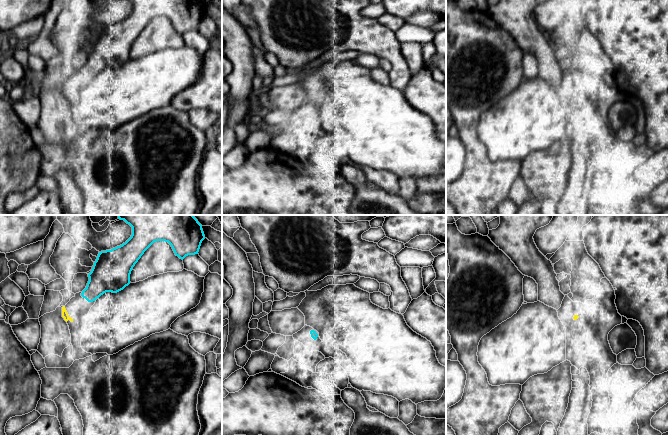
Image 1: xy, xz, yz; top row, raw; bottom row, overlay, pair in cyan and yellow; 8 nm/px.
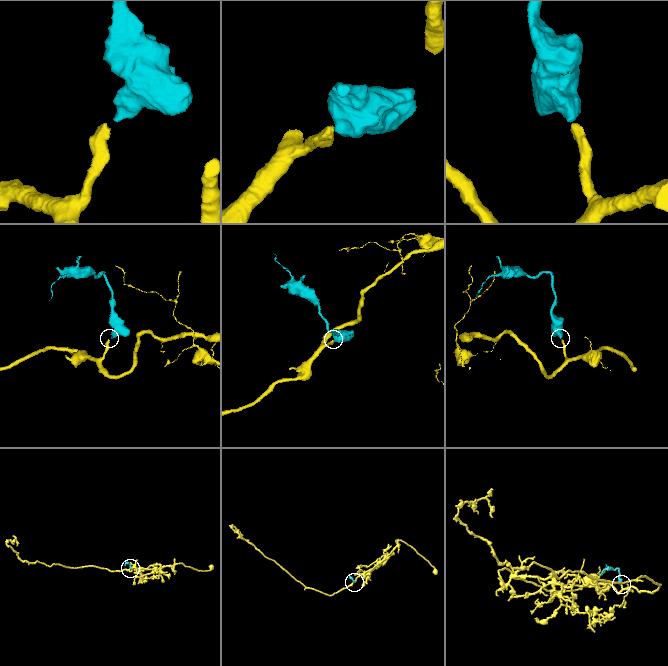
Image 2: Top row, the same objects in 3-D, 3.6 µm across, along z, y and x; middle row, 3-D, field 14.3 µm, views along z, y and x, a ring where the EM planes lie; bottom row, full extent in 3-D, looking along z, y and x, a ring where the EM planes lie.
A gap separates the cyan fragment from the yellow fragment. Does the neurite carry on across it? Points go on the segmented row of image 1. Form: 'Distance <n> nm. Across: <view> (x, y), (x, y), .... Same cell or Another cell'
Distance 160 nm. Across: xy (81, 295), (64, 306). Same cell

